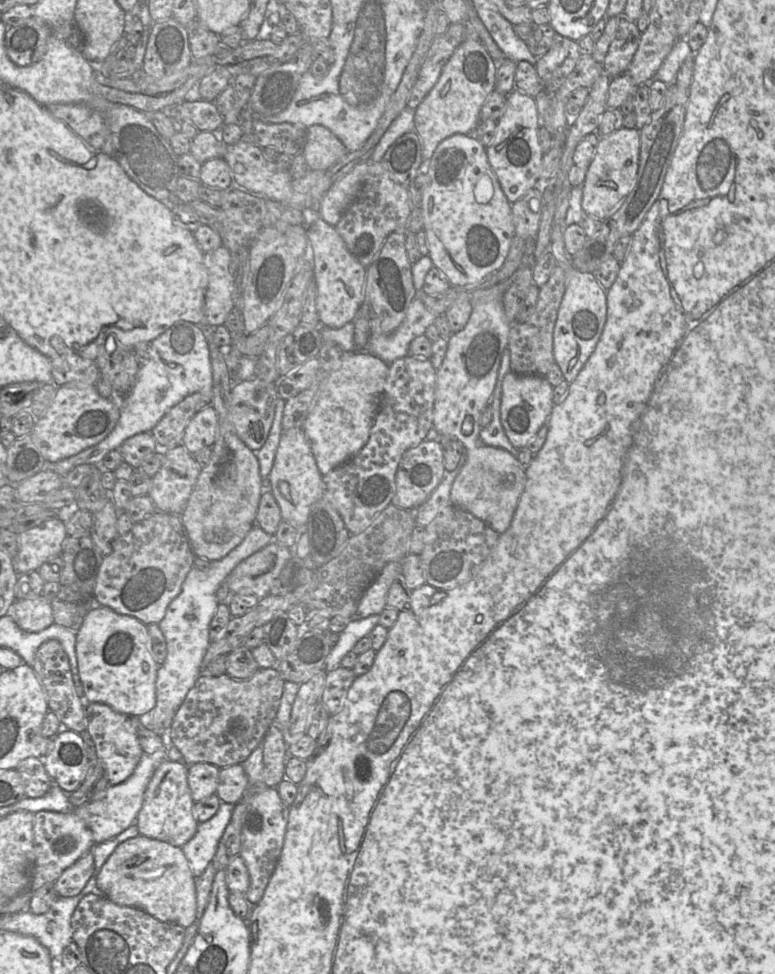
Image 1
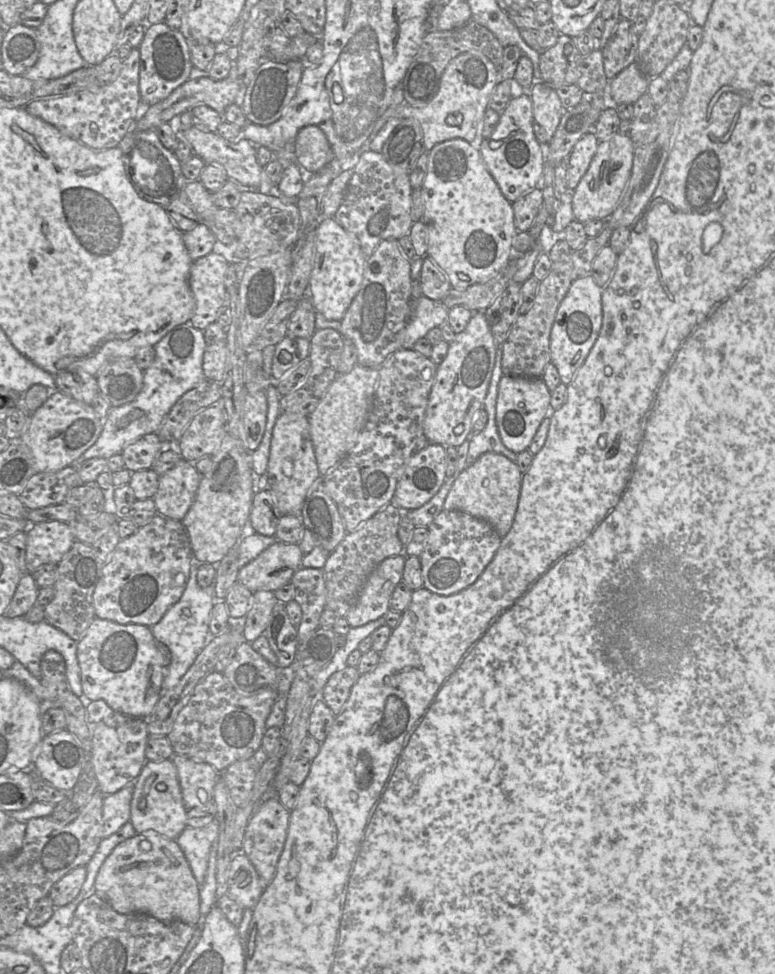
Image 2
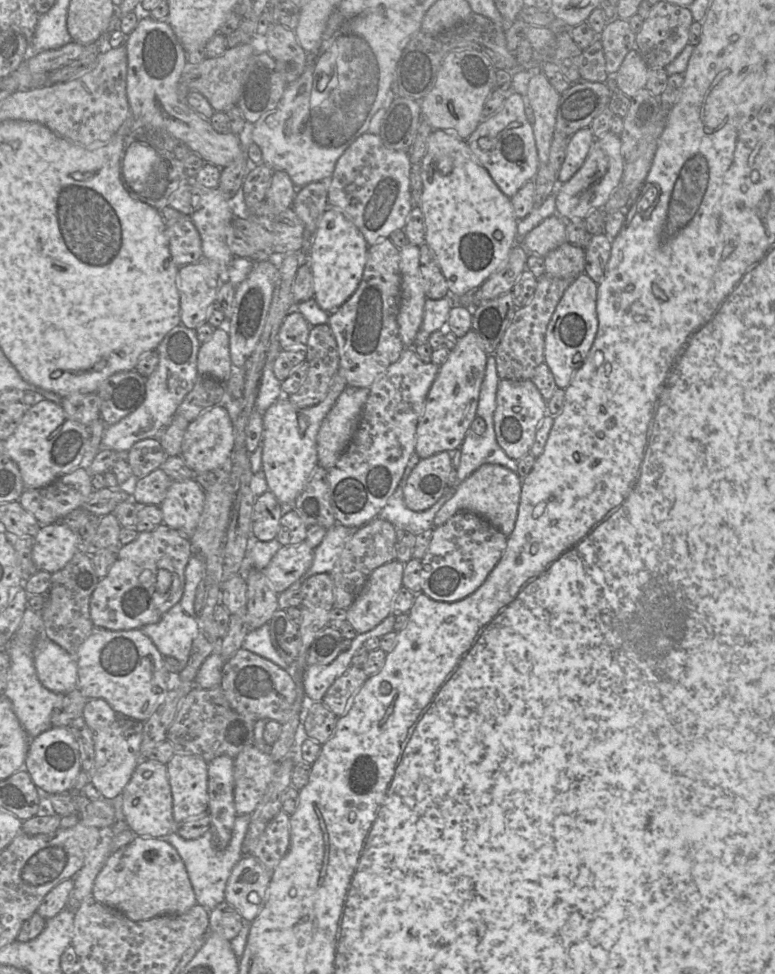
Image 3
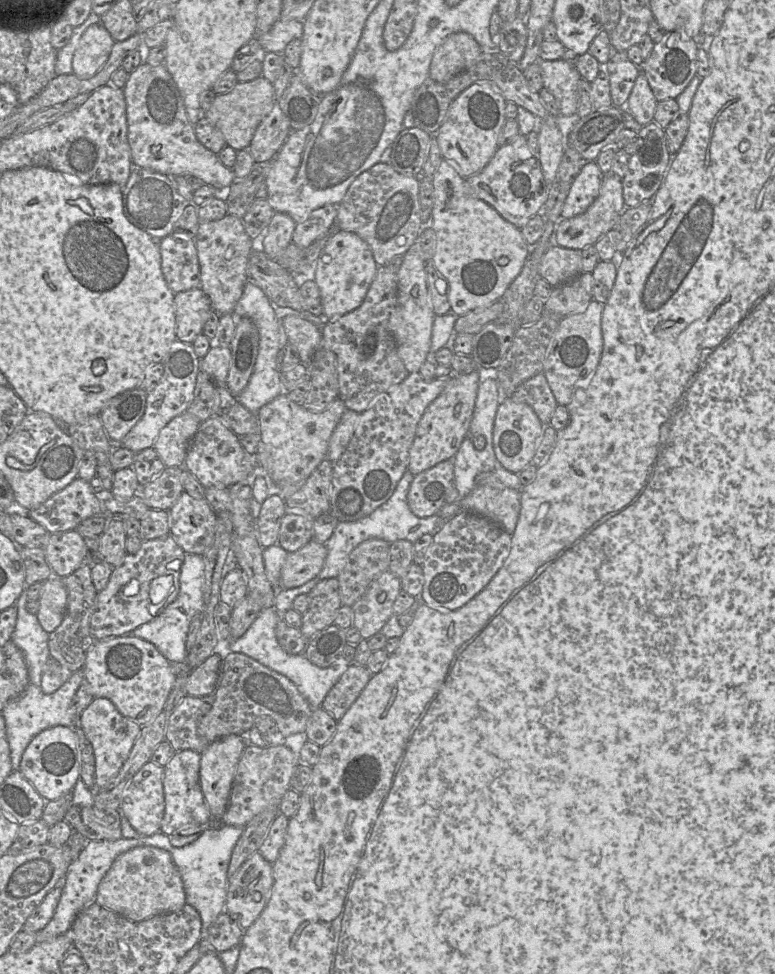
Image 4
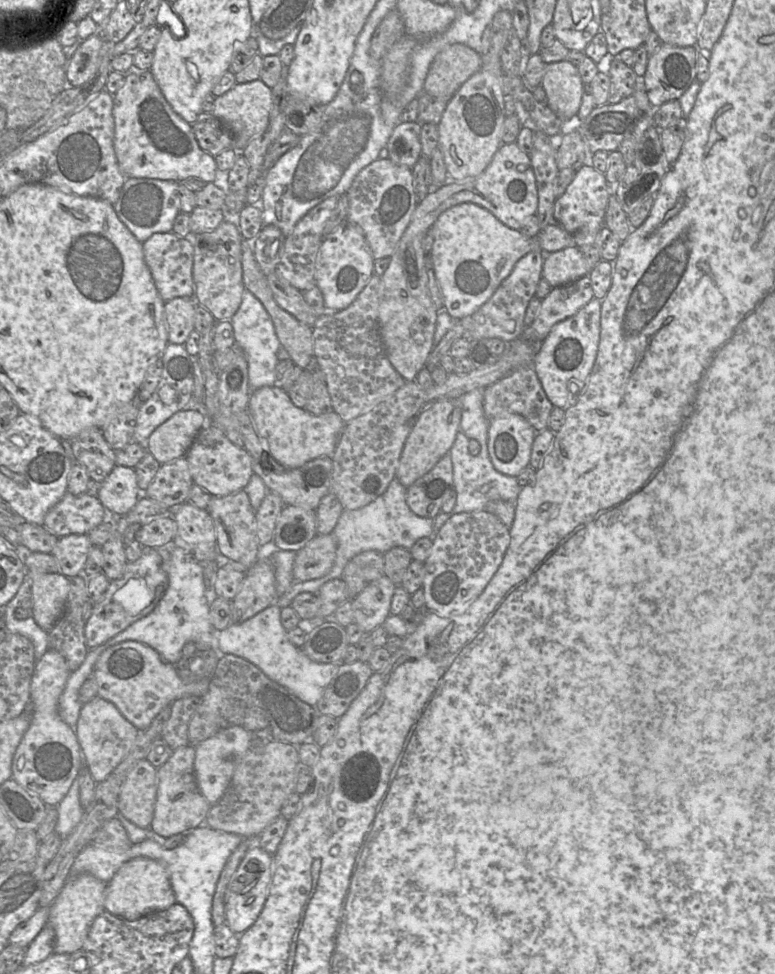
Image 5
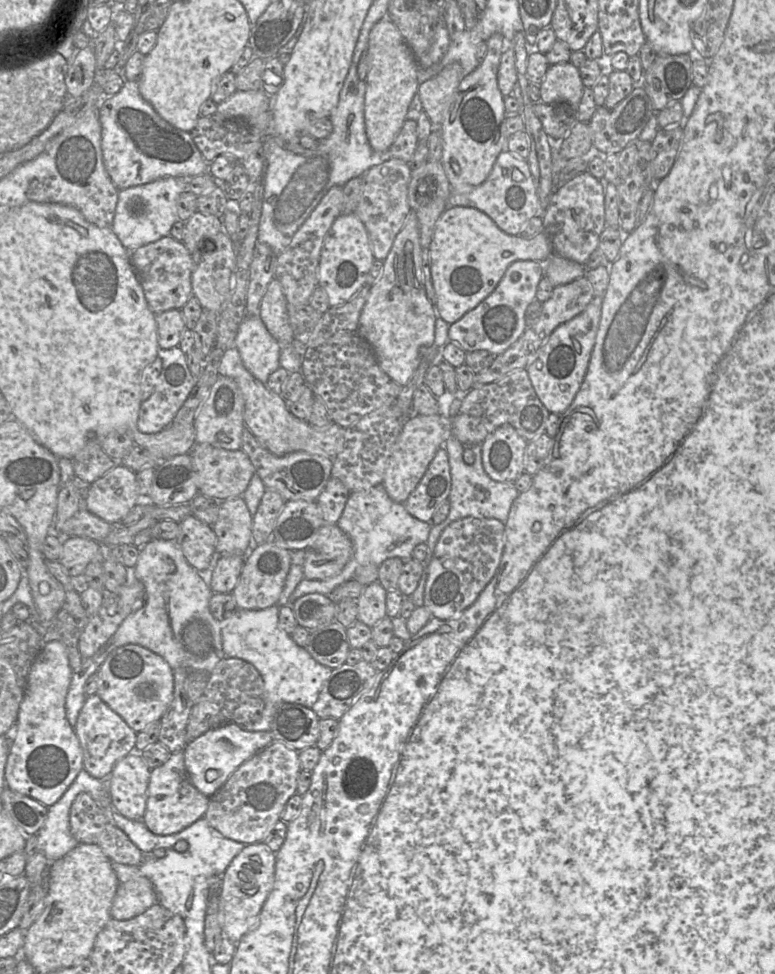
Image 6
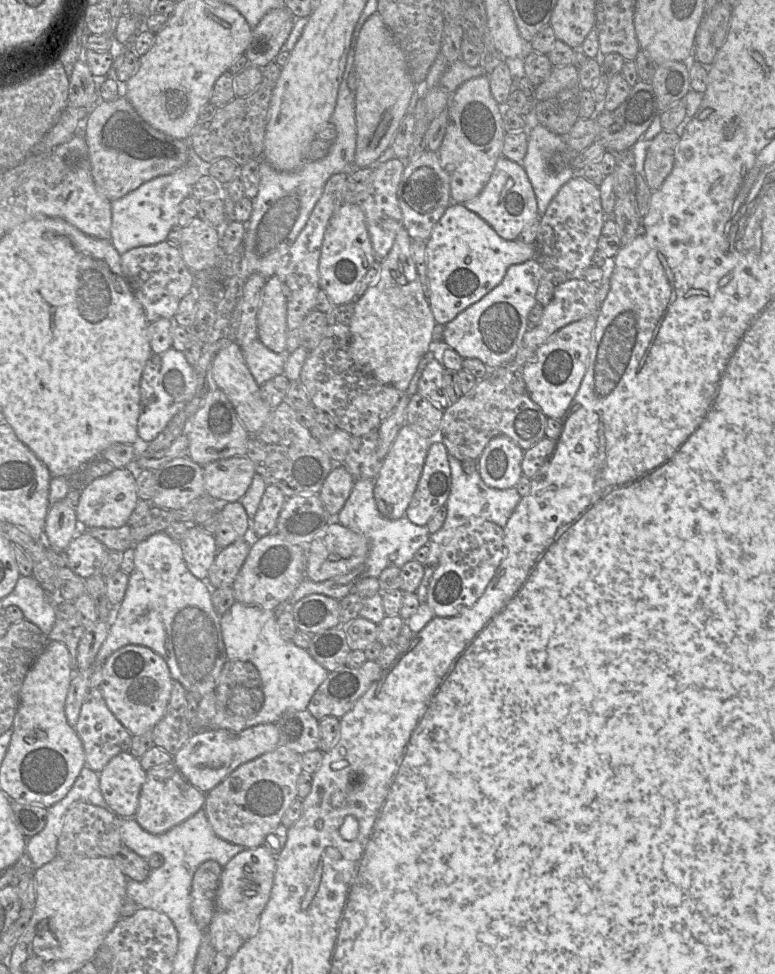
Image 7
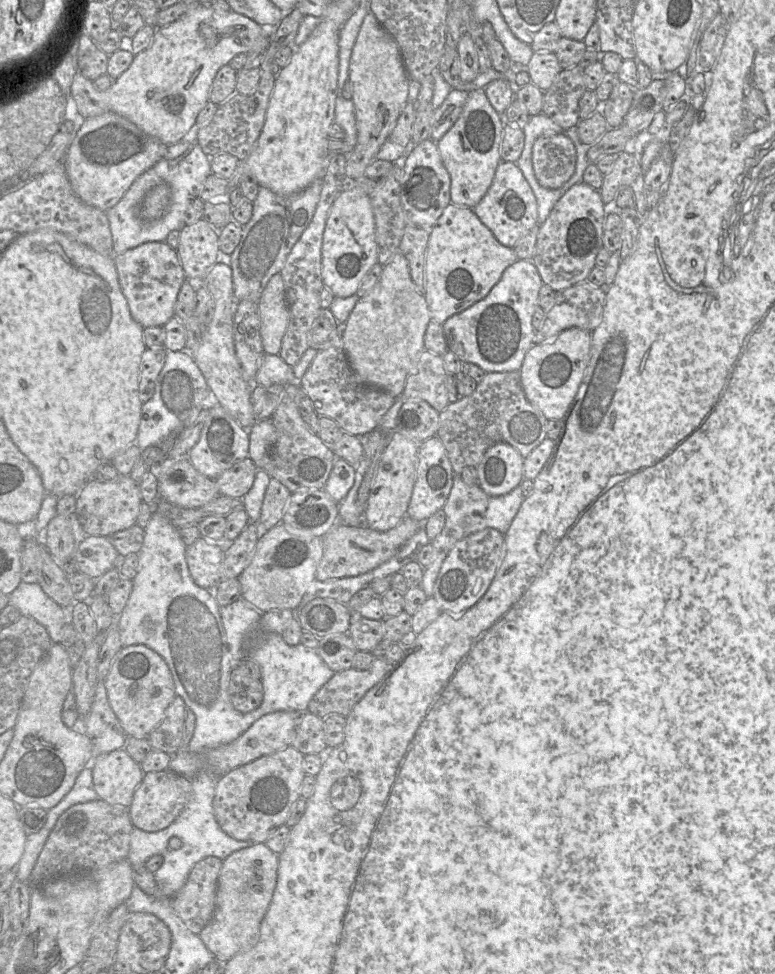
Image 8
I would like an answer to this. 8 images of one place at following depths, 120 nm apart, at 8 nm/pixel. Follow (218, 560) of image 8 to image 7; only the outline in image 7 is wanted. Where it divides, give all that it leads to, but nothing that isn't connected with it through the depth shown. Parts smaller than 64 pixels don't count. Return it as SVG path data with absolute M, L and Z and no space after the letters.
M189 524L179 543L188 570L196 578L207 582L210 568L219 551L215 536Z

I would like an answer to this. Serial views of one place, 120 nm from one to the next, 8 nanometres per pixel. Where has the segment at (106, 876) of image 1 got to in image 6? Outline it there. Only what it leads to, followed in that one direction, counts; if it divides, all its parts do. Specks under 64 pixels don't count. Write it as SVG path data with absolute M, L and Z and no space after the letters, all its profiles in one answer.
M137 877L120 883L111 906L111 917L115 920L128 920L145 912L158 903L158 896L146 877Z

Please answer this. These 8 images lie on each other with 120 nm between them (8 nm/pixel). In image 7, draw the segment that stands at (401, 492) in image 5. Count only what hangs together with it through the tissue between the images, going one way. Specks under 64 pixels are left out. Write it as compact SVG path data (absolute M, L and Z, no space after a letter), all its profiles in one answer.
M376 479L357 480L344 507L333 519L341 525L364 535L369 542L369 554L364 563L351 572L334 577L324 582L314 582L307 578L297 586L288 601L294 605L300 599L311 594L322 594L341 600L354 592L354 586L365 578L378 578L388 567L401 568L406 563L413 561L415 553L424 545L428 545L430 532L427 526L418 526L412 523L406 516L397 520L383 517L376 505L374 498L374 485Z

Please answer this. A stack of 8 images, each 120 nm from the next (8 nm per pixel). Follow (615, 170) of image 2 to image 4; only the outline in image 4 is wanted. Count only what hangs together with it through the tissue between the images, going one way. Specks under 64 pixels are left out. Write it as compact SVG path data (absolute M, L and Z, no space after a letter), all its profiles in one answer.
M613 173L605 174L599 194L587 210L575 217L560 219L557 223L554 244L579 251L595 245L599 238L607 234L620 221L625 208L621 178Z

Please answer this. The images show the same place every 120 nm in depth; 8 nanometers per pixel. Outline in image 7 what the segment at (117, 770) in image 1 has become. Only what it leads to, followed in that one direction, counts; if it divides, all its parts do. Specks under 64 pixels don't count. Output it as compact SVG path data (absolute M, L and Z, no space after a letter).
M99 688L88 691L75 730L85 750L85 765L97 773L100 773L113 757L128 752L133 737L109 710Z

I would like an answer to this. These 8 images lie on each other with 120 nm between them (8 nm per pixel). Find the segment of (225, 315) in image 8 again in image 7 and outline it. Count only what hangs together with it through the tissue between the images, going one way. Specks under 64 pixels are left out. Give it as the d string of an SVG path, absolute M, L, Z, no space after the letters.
M232 342L215 355L207 372L207 389L209 388L218 388L226 394L249 434L257 433L274 410L262 399L260 386L249 371L242 349L236 342Z

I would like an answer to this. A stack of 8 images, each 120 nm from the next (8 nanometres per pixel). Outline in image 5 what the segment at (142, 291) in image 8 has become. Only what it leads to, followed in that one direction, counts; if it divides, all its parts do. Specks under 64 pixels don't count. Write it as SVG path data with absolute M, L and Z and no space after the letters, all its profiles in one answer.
M174 232L155 233L142 243L142 247L155 287L165 303L176 297L194 298L192 236L183 238Z

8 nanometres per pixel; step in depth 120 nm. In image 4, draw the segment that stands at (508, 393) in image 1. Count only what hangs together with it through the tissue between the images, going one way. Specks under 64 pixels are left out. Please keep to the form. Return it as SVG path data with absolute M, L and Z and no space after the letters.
M503 397L495 417L493 447L496 458L506 470L518 474L532 463L544 426L528 404Z

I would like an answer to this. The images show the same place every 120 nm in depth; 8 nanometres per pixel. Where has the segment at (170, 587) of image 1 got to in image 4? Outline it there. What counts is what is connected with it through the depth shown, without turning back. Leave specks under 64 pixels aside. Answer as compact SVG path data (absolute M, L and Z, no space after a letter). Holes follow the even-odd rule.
M169 534L143 541L135 554L126 554L120 565L112 569L107 586L96 597L96 604L90 617L90 633L95 641L130 634L137 627L156 618L178 596L180 571L185 557L183 549ZM164 575L173 578L168 596L159 604L150 600L152 581Z

